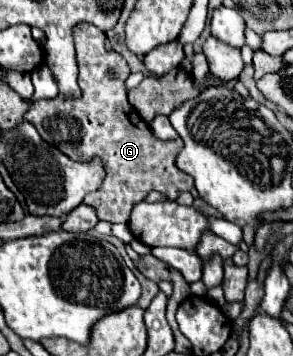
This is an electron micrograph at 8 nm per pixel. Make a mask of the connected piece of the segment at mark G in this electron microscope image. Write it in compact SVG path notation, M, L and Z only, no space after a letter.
M78 24L74 28L74 44L80 66L78 84L82 94L78 98L56 96L52 100L38 100L30 104L26 120L36 126L36 130L48 144L70 156L70 160L102 160L106 176L100 188L88 194L84 202L96 208L100 220L116 224L126 222L132 204L144 200L152 190L164 194L172 202L178 198L180 192L192 190L194 180L188 174L180 172L174 164L176 154L182 148L182 140L158 140L152 134L150 126L138 116L138 112L136 124L132 122L130 114L134 112L134 108L126 98L124 84L124 80L130 76L130 68L120 54L106 48L106 34L90 24Z

